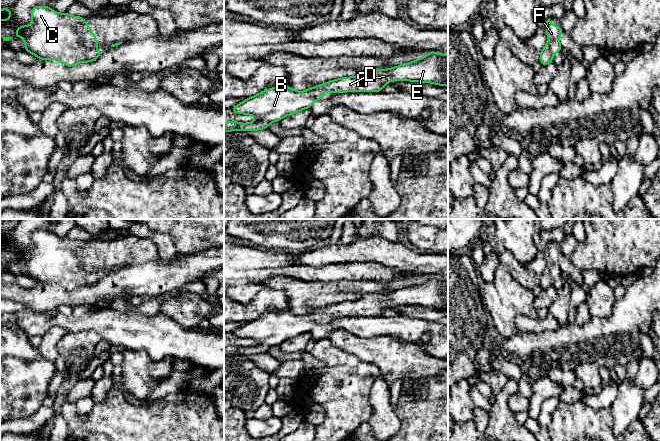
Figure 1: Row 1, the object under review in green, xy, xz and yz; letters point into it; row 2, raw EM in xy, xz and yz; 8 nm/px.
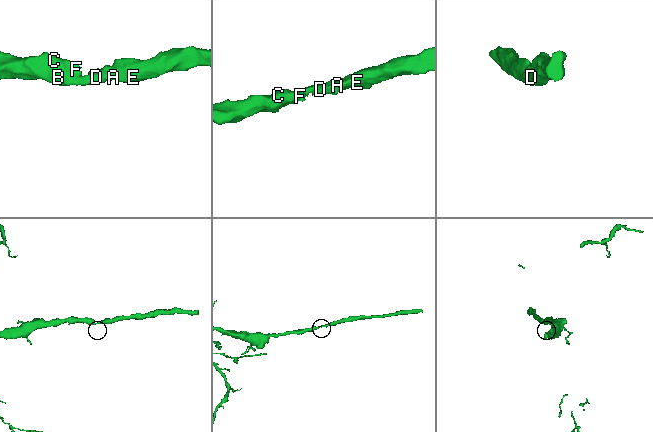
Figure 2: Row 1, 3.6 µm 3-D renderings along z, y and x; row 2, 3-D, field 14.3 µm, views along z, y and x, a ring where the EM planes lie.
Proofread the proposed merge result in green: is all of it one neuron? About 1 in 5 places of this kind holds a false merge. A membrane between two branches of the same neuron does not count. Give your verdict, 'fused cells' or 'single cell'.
single cell

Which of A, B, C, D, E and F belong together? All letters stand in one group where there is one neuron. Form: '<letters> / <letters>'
A B C D E F

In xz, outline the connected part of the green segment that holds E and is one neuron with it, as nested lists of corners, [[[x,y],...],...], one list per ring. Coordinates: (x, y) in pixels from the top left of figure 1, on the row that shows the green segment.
[[[429,52],[422,58],[410,63],[404,63],[389,69],[369,69],[358,76],[343,77],[328,81],[324,84],[306,89],[304,92],[292,89],[290,86],[276,86],[269,88],[255,96],[249,97],[230,110],[244,115],[253,115],[256,120],[250,123],[229,121],[224,123],[224,132],[228,131],[256,131],[268,128],[275,121],[295,114],[303,109],[309,109],[314,102],[323,99],[324,92],[380,92],[390,81],[412,81],[433,83],[440,86],[448,85],[448,55],[443,53]]]

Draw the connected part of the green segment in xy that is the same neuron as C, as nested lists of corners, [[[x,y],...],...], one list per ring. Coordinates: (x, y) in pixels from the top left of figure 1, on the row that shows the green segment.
[[[35,6],[31,9],[33,23],[16,28],[15,37],[21,37],[26,45],[25,51],[41,60],[56,59],[65,66],[95,61],[103,52],[97,50],[98,40],[85,18],[58,13],[48,6]]]

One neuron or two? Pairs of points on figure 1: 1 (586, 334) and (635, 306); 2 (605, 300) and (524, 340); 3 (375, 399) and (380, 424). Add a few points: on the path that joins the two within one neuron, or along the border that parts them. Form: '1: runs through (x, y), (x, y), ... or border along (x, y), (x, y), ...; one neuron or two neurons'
1: runs through (598, 334), (609, 332), (623, 318); one neuron
2: border along (613, 307), (612, 313), (607, 317), (591, 317); two neurons
3: runs through (380, 405), (380, 418); one neuron

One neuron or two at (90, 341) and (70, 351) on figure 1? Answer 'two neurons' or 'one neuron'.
one neuron

